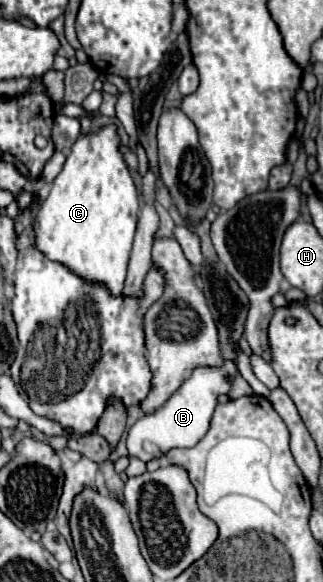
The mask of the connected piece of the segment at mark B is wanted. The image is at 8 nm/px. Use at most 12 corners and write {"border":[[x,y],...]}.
{"border":[[195,368],[153,414],[129,430],[143,462],[195,446],[237,368]]}

